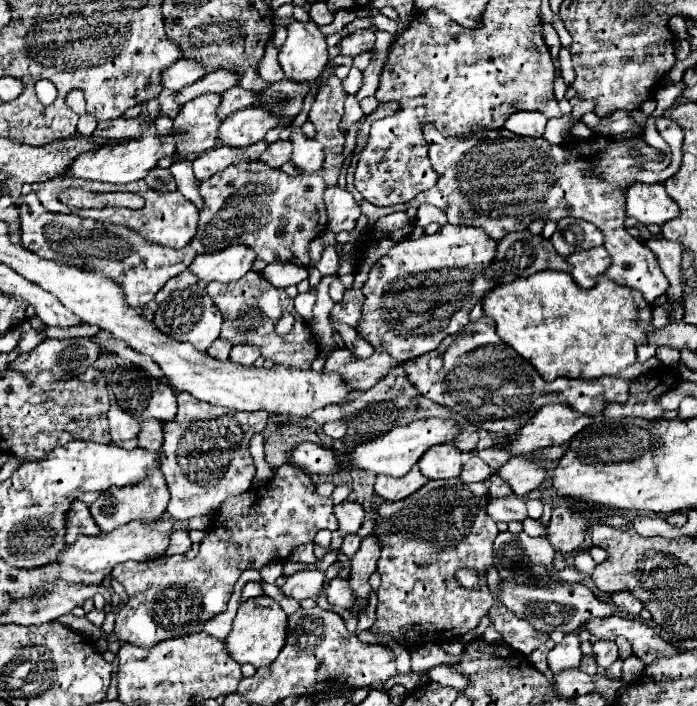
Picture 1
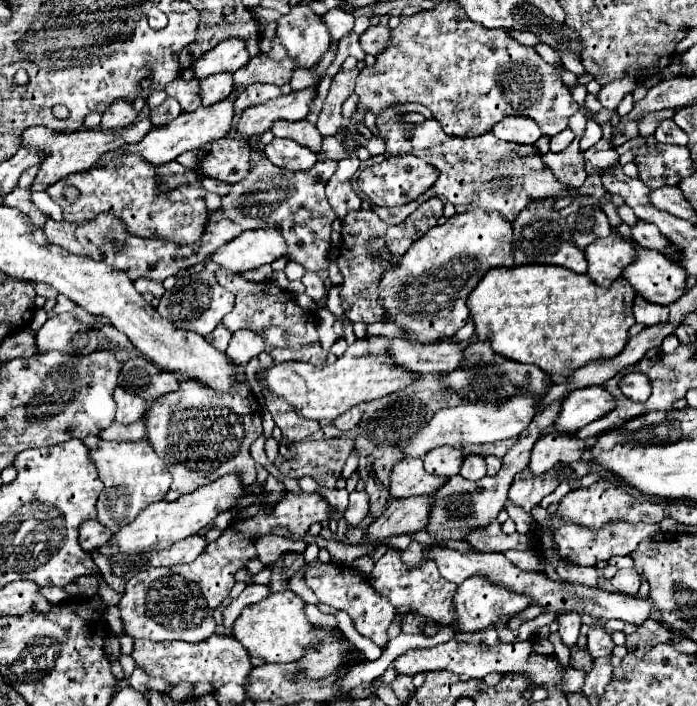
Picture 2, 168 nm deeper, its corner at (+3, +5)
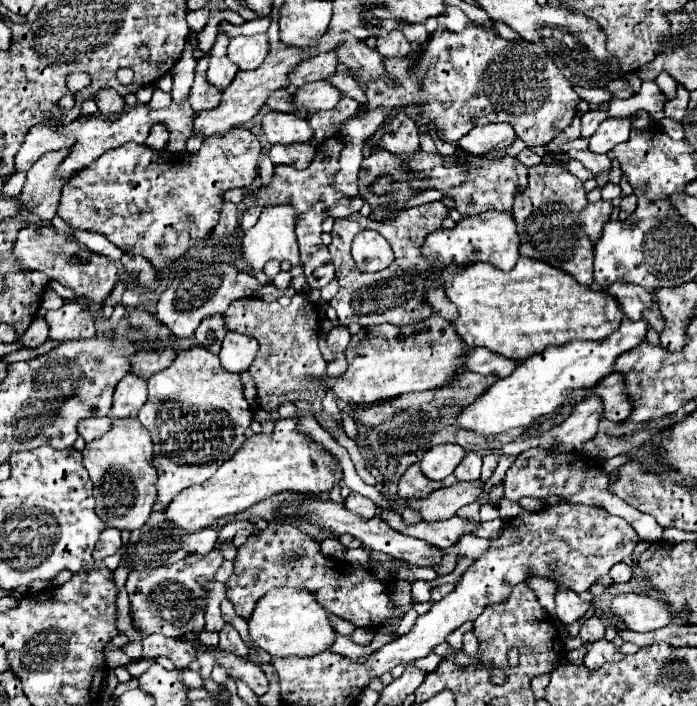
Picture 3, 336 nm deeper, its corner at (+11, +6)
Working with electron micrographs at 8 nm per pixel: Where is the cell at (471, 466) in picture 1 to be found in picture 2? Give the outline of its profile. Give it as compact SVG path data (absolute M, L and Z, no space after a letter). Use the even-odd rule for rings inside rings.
M467 455L461 467L461 475L469 481L479 481L485 477L485 459L481 455Z

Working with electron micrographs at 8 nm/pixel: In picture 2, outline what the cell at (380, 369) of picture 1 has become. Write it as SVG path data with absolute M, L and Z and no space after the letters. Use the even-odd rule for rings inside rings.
M391 339L389 351L397 365L403 365L413 373L451 373L461 367L463 349L463 343L451 341L417 345L405 339Z

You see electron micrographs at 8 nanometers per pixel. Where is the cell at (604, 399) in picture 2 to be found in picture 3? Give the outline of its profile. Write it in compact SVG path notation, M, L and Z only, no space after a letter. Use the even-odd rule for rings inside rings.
M609 374L605 376L601 382L597 382L593 388L589 388L587 398L589 396L599 396L601 404L603 404L603 418L611 420L611 422L623 422L629 416L629 398L623 392L621 386L621 378L617 374Z

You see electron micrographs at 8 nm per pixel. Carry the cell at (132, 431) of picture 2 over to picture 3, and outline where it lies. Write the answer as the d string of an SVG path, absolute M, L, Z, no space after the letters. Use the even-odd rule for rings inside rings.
M89 418L89 420L83 420L77 430L79 430L79 436L85 438L85 442L89 440L95 440L99 436L103 436L105 432L109 432L113 420L111 418Z

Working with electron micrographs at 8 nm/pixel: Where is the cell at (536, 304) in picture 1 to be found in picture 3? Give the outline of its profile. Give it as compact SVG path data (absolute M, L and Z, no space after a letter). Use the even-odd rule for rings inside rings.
M519 258L511 272L501 272L489 264L473 264L453 272L451 284L447 272L445 292L459 310L459 318L453 324L467 346L485 346L519 362L533 352L543 352L547 346L563 346L573 338L601 340L613 334L623 320L623 310L615 296L581 286L567 272L529 258Z

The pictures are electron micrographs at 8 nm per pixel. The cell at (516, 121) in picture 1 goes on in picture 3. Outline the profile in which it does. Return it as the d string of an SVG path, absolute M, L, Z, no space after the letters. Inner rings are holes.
M485 124L473 128L469 134L465 134L457 144L473 154L487 154L487 152L499 152L513 146L517 140L517 134L511 124Z

